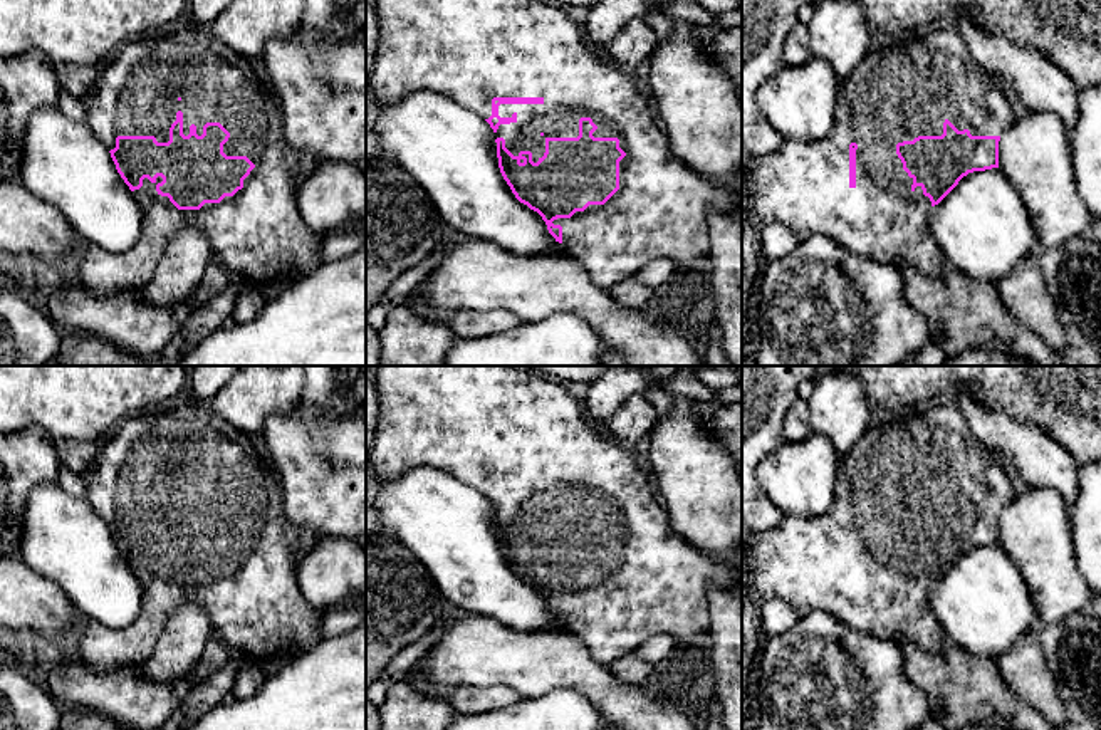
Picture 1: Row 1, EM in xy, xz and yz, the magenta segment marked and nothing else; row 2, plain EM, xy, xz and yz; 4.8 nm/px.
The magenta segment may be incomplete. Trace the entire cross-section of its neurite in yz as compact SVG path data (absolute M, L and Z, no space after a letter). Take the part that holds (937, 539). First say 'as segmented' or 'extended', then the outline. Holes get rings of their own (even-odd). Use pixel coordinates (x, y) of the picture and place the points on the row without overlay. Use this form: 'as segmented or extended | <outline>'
extended | M945 399L923 411L884 418L839 458L836 495L824 515L782 515L774 529L752 534L747 561L754 589L760 601L784 601L797 618L824 611L854 631L905 639L926 653L943 651L945 631L930 606L930 584L968 549L999 544L999 517L1014 498L1015 488L1004 460L970 431L962 413Z

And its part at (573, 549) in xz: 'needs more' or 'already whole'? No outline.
needs more

